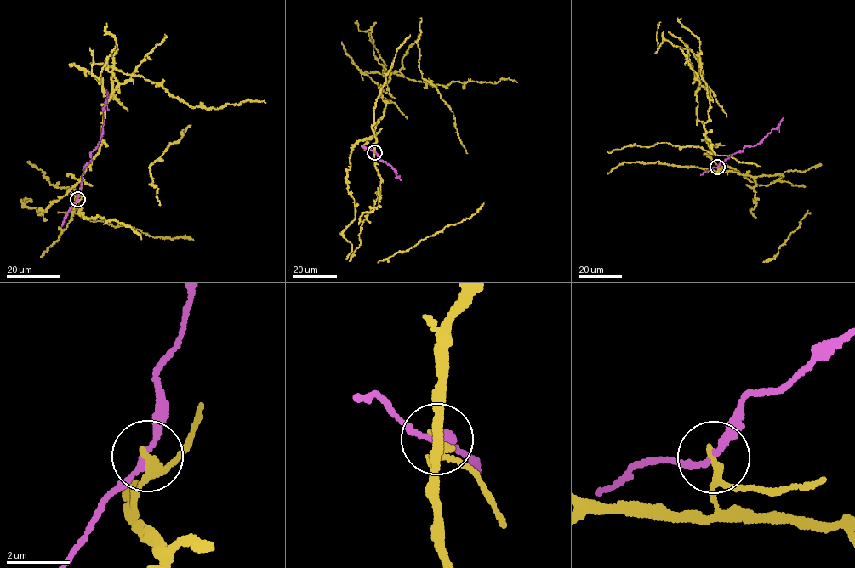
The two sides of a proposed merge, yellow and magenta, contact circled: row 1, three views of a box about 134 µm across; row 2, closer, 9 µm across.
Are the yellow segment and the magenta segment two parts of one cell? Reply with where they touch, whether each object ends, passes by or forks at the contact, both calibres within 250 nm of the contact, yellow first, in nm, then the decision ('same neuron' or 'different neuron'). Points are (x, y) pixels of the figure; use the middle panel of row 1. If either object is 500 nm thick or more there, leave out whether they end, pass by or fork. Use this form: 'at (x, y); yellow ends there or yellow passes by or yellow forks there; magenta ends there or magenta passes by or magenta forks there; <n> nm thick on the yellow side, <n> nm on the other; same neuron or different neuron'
at (374, 152); yellow passes by; magenta passes by; 180 nm thick on the yellow side, 150 nm on the other; different neuron

